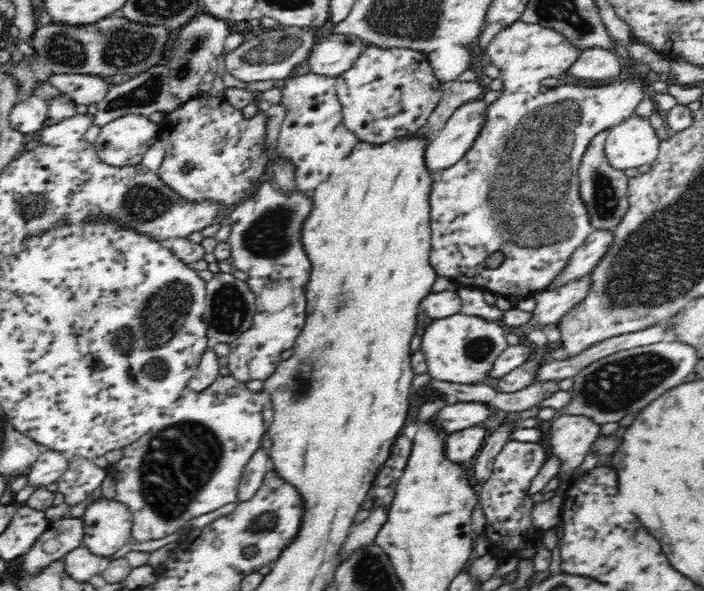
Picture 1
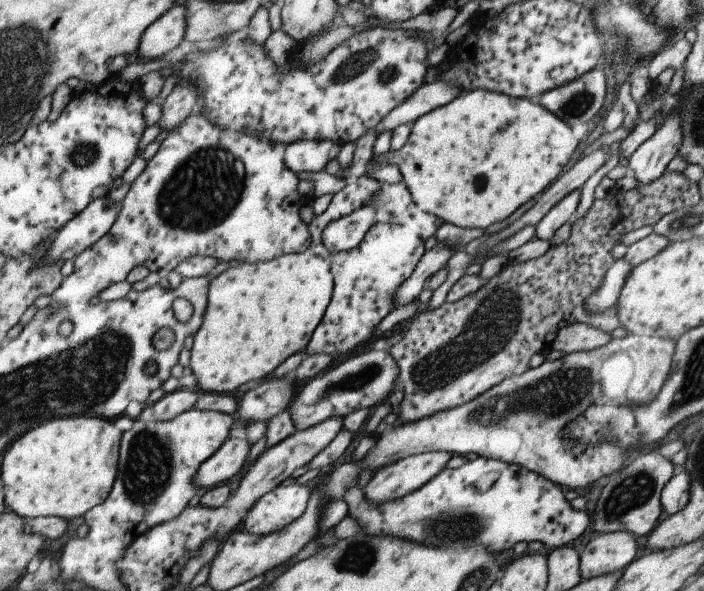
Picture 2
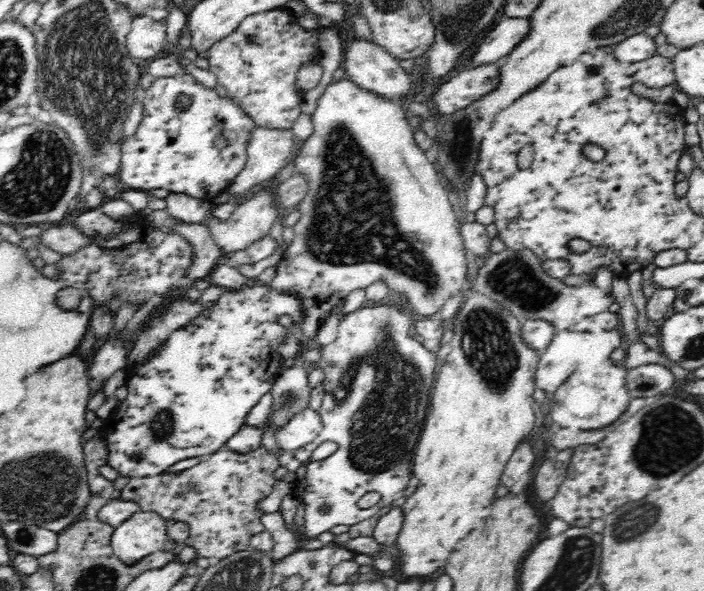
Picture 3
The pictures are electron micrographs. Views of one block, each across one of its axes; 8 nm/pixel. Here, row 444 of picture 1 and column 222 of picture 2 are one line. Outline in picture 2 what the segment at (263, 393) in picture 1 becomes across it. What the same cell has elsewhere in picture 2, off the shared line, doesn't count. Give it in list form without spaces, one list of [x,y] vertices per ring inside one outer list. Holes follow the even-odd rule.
[[[191,115],[164,138],[145,172],[122,200],[119,216],[111,230],[76,258],[75,272],[66,277],[62,287],[51,295],[49,307],[52,312],[78,307],[107,286],[127,281],[131,270],[139,265],[166,278],[184,260],[197,255],[225,262],[242,260],[254,263],[309,250],[310,225],[303,222],[299,214],[308,199],[299,192],[300,179],[284,159],[286,147],[283,143],[264,143],[253,135],[224,129],[205,120],[205,116]]]

